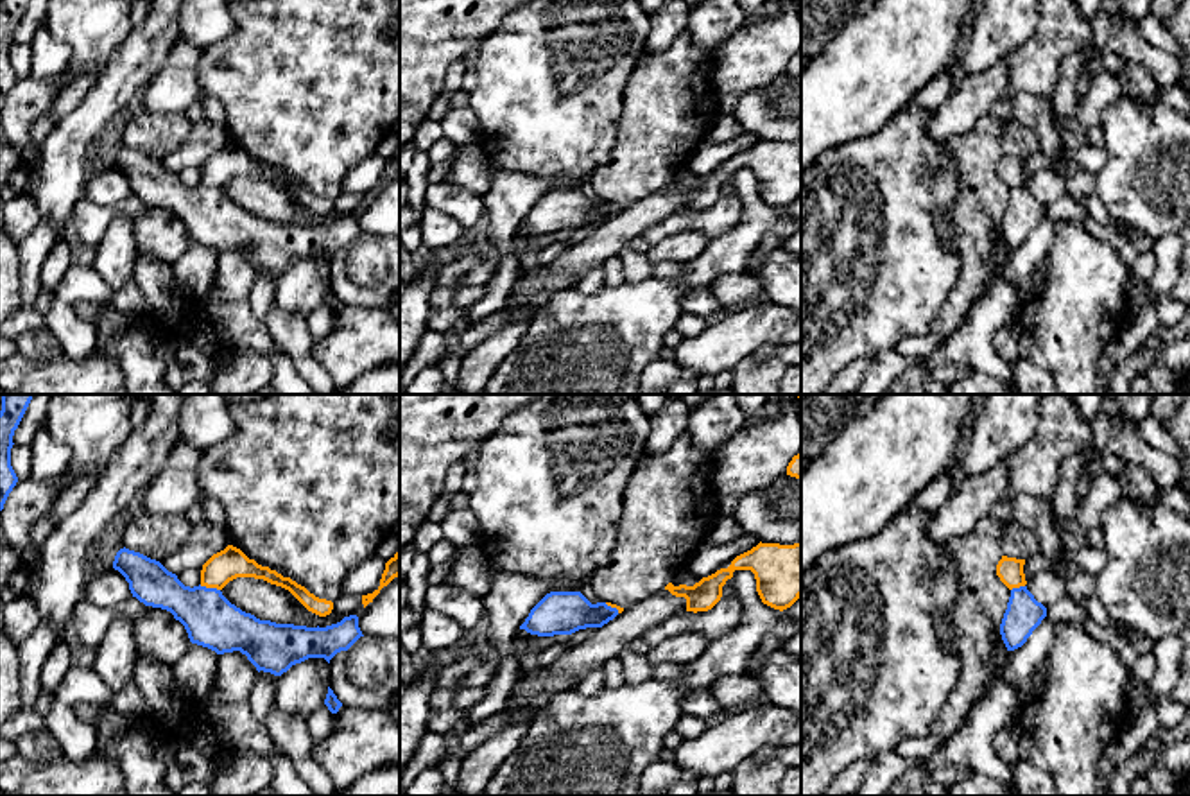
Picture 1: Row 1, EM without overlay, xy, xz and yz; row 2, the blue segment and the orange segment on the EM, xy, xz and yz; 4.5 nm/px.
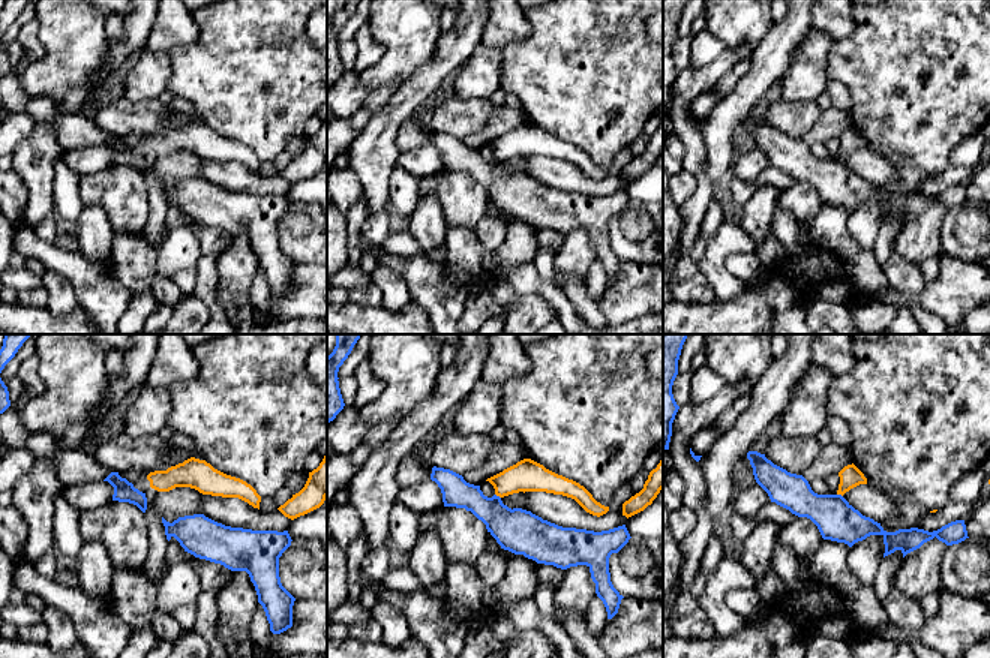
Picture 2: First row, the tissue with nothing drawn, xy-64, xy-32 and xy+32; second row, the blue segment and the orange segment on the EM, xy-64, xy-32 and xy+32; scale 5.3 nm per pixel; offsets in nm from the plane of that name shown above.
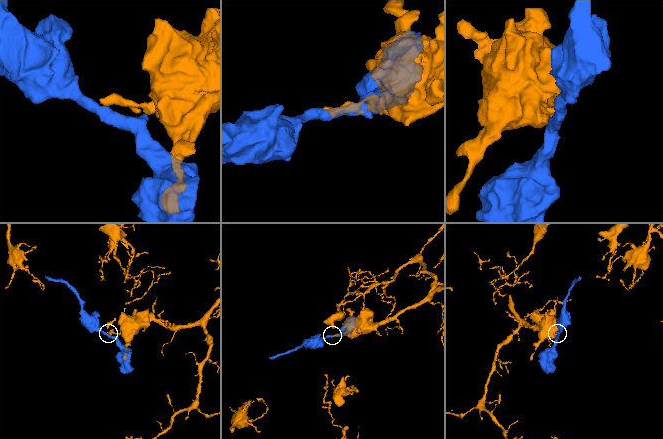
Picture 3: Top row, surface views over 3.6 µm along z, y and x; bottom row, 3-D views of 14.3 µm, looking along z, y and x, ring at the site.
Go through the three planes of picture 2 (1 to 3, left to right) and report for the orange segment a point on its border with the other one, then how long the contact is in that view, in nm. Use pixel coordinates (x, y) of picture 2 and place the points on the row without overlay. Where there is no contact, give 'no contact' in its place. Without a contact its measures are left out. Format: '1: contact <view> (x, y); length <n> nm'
1: no contact
2: contact xy-32 (498, 161); length 40 nm
3: contact xy+32 (840, 159); length 40 nm

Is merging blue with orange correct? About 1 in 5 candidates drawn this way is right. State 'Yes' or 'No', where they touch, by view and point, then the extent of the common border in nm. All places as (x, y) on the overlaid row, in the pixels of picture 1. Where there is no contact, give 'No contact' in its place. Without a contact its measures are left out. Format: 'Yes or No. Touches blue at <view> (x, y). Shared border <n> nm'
No. Touches blue at xy (210, 588). Shared border 100 nm

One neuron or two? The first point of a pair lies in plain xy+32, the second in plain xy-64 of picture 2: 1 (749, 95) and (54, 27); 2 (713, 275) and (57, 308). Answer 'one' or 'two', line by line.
1: two
2: one

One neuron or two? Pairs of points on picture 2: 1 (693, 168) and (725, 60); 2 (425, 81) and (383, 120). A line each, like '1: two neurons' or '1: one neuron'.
1: one neuron
2: one neuron

